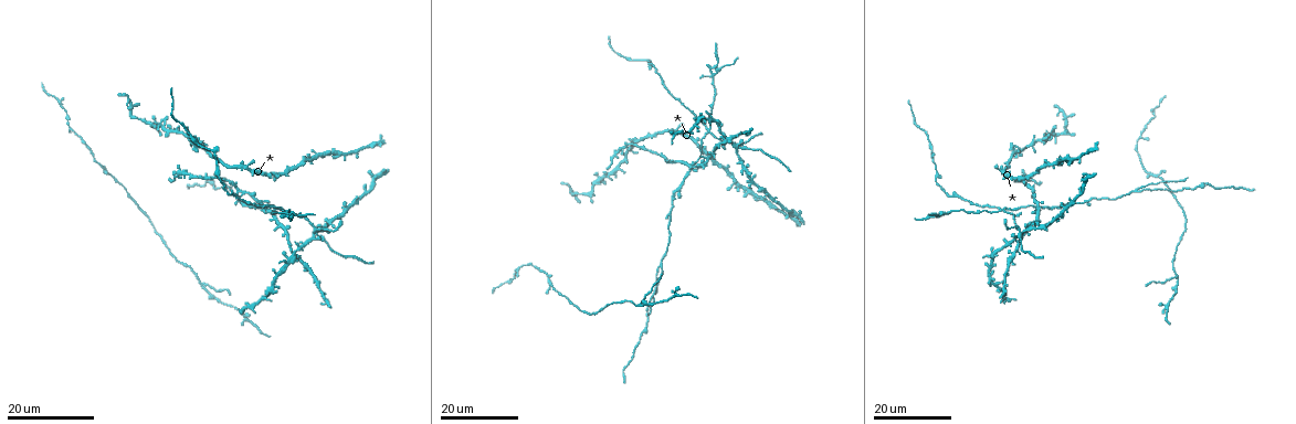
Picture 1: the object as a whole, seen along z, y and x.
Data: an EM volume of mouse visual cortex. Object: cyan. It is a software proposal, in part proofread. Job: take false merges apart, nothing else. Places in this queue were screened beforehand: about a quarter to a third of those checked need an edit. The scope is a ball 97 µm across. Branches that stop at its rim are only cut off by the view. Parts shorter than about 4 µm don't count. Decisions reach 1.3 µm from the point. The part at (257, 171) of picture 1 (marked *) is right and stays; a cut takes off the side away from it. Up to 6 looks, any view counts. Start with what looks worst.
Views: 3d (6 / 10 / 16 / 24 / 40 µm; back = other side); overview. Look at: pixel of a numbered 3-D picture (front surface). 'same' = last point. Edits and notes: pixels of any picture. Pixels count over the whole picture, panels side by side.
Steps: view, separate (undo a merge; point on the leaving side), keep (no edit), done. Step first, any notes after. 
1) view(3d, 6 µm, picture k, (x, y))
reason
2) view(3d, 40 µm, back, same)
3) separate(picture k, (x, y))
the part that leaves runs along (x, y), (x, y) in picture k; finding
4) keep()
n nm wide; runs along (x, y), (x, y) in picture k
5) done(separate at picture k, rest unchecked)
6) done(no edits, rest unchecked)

view(3d, 24 µm, picture 1, (706, 130))
four arms meet

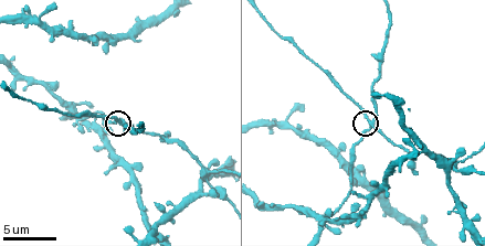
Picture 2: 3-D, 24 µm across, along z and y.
view(3d, 6 µm, picture 2, (374, 126))

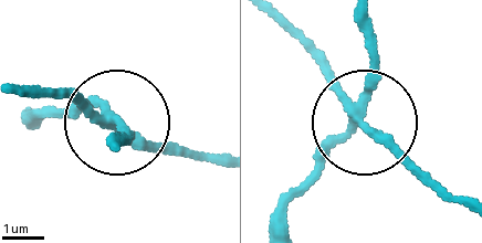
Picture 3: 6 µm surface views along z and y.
separate(picture 3, (123, 144))
side arm 47 µm; the part that leaves runs along (357, 115), (286, 207), (283, 228) in picture 3; a second neuron is stuck on

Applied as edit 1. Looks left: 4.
view(overview)

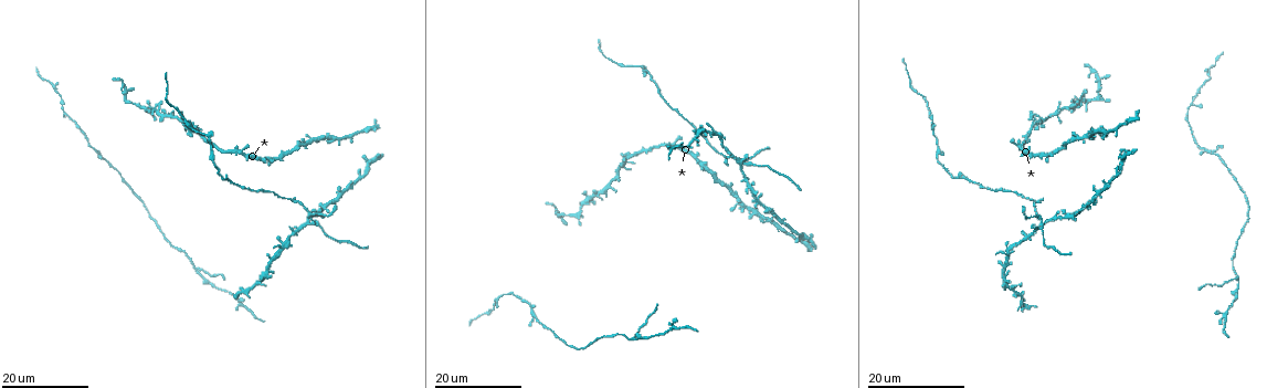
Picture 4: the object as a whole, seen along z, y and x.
view(3d, 16 µm, picture 4, (1240, 283))
side arm on a straight run

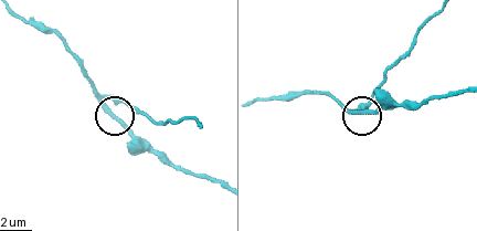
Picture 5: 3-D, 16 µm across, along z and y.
view(3d, 10 µm, picture 5, (358, 111))

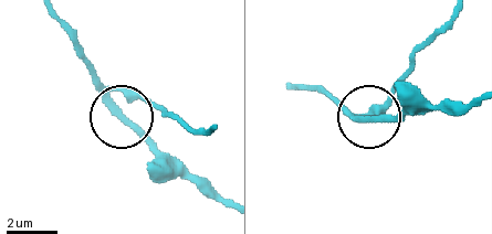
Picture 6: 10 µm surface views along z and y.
view(3d, 6 µm, picture 6, (120, 113))

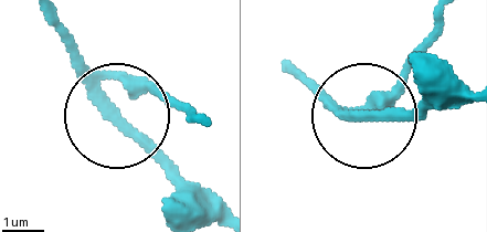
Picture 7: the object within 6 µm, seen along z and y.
separate(picture 7, (156, 87))
the part that leaves runs along (104, 80), (143, 83), (196, 112) in picture 7; two neurons meet here

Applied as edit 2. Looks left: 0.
done(separate at picture 3, separate at picture 7, rest unchecked)

